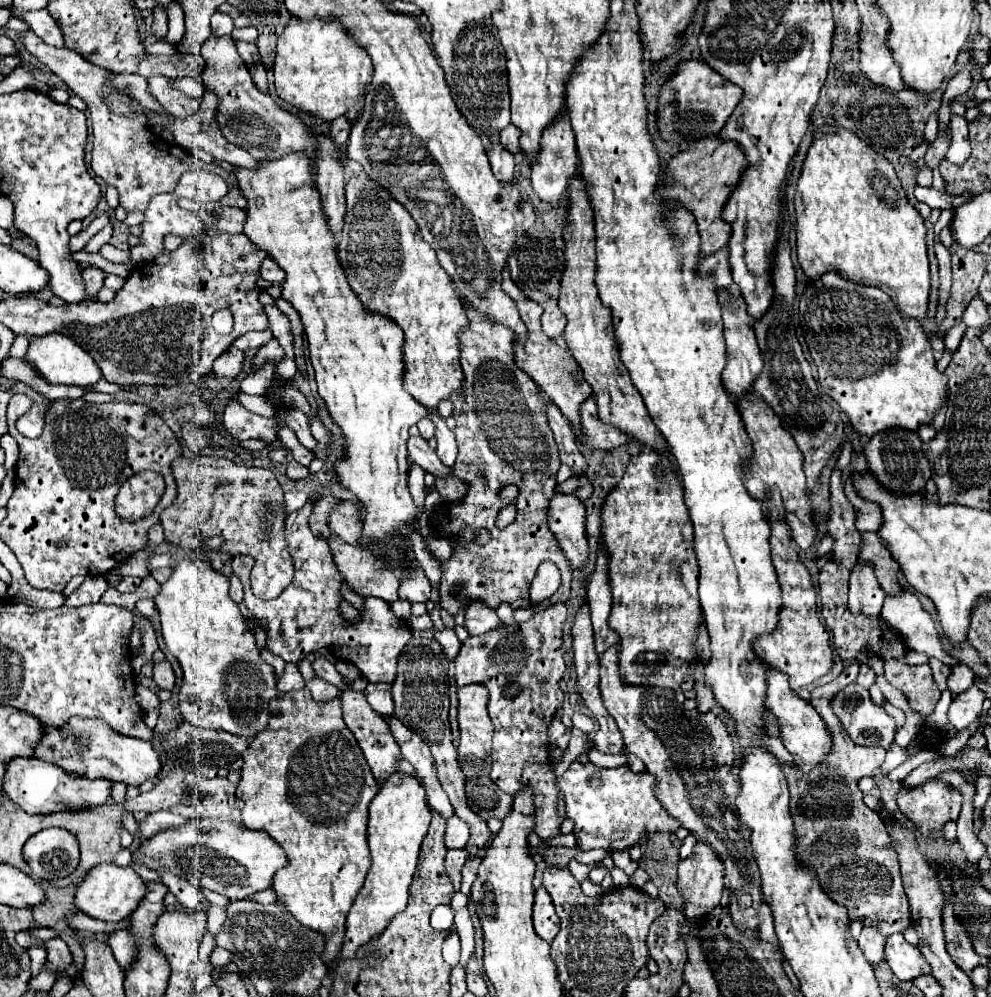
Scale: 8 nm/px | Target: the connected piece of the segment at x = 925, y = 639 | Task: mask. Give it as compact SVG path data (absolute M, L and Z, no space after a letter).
M904 589L898 595L886 597L880 617L890 623L892 629L906 633L906 643L910 649L936 657L944 665L954 665L954 661L958 661L942 647L934 619L928 611L922 609L920 599L914 591Z

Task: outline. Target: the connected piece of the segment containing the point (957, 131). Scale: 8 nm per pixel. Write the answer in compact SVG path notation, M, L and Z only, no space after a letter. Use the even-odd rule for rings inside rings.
M952 115L950 119L952 127L952 143L946 153L946 159L960 165L970 157L970 139L968 139L968 121L960 115Z

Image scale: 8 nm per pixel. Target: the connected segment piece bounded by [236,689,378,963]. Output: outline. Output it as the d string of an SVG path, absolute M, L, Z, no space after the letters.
M298 689L272 699L268 727L256 735L244 757L242 779L236 787L236 797L244 801L242 821L248 829L266 831L286 851L290 865L274 875L272 889L290 915L294 915L302 925L318 929L328 937L322 959L332 963L340 955L348 911L358 889L362 889L362 881L370 867L366 845L368 805L378 793L378 783L366 765L360 745L342 721L340 697L318 703L312 699L308 689Z

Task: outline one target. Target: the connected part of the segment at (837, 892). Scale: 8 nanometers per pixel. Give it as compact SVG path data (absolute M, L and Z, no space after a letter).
M858 663L848 665L844 669L844 673L834 679L832 683L826 683L822 687L814 687L812 689L812 707L822 715L826 727L830 729L832 737L834 737L834 749L828 755L826 761L822 761L820 765L816 765L810 773L802 773L800 777L796 777L796 769L786 767L786 777L788 777L788 785L790 785L790 813L794 817L794 827L798 829L798 861L802 861L804 865L814 865L820 885L826 891L826 895L844 905L848 909L850 919L862 919L864 925L872 925L876 927L884 937L892 935L892 933L902 933L904 929L908 929L912 925L910 919L910 909L908 909L908 901L906 901L906 893L902 889L902 879L900 879L900 869L898 869L898 857L894 857L894 845L890 845L890 835L886 835L886 825L882 825L882 819L864 805L864 793L858 787L858 781L862 777L874 775L886 757L884 749L878 747L858 747L854 745L842 731L842 725L838 721L838 717L832 713L830 707L830 699L848 683L852 683L858 677Z

